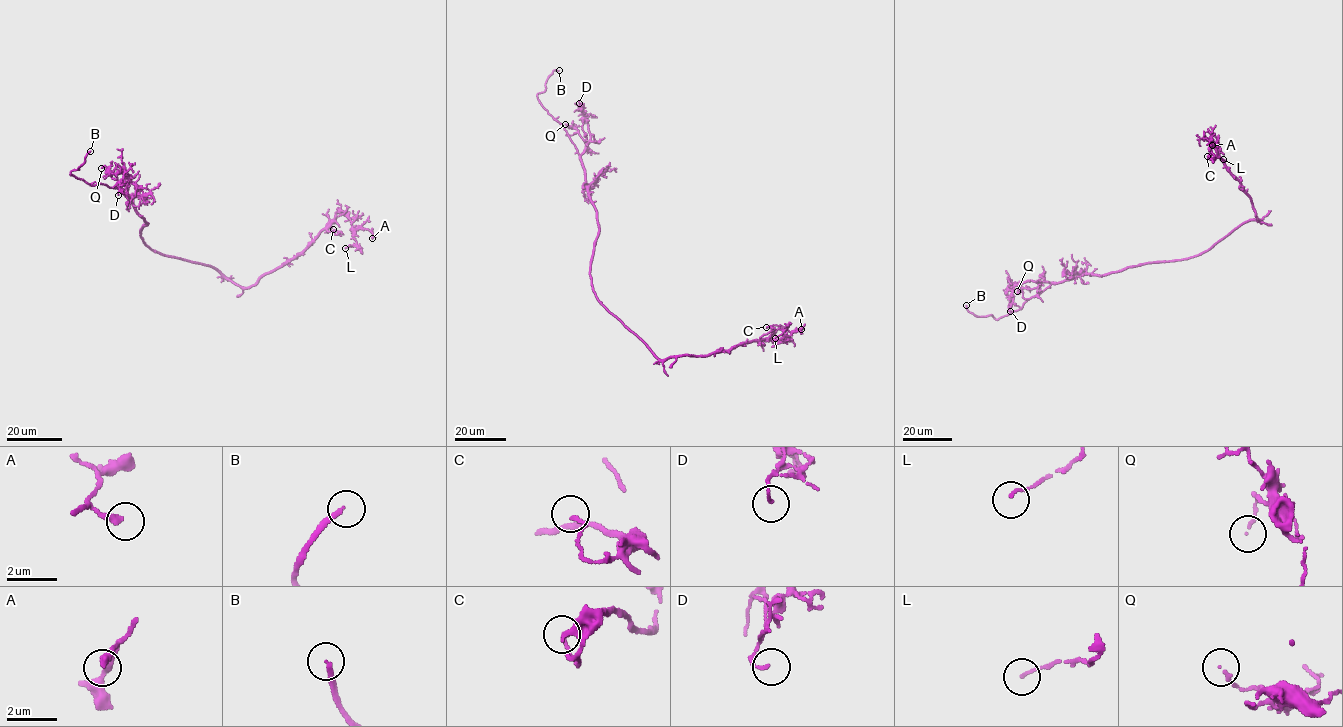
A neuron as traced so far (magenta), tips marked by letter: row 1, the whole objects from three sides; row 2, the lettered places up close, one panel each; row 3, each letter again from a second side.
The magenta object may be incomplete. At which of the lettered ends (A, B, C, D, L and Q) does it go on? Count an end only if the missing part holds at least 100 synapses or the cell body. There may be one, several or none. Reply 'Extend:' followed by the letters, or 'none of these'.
Extend: B

